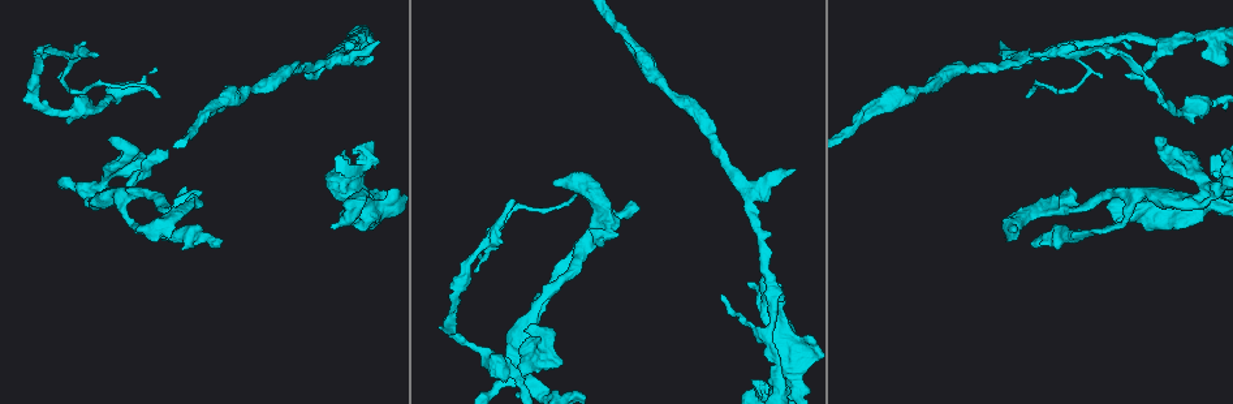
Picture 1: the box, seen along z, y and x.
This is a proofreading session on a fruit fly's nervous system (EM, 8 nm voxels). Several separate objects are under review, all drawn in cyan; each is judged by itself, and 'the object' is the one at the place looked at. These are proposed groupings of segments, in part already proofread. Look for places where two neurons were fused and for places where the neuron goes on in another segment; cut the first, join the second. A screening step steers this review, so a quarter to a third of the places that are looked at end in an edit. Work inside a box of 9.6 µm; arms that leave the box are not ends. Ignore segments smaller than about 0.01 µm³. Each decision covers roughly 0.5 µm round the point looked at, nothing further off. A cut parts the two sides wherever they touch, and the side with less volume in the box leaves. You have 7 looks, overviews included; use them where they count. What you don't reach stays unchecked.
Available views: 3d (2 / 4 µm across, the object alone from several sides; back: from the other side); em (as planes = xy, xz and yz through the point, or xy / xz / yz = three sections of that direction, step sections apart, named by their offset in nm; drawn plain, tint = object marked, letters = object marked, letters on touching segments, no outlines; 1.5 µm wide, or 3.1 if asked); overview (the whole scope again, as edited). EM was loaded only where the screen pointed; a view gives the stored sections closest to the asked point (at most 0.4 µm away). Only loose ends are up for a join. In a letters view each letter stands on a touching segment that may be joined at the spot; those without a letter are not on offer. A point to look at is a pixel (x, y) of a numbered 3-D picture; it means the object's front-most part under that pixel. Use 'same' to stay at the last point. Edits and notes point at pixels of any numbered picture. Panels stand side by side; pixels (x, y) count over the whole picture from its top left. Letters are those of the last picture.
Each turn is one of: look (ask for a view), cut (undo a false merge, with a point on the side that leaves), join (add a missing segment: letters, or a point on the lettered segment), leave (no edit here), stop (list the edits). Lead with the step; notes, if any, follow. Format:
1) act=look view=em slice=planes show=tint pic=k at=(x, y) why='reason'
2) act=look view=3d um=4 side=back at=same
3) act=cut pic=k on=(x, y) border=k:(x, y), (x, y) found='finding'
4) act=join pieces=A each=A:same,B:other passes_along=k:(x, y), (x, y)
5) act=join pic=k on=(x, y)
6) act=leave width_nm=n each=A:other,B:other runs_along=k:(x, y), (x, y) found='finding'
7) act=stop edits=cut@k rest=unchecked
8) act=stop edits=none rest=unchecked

act=look view=em slice=xz step=4 show=tint pic=1 at=(512, 202) why='thin end'

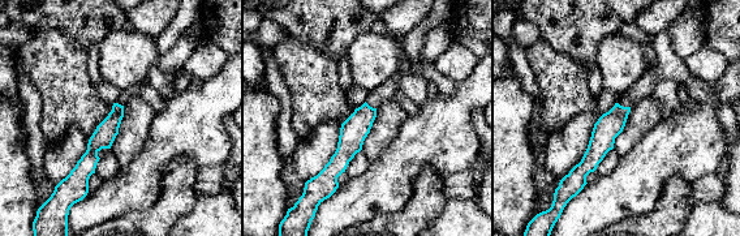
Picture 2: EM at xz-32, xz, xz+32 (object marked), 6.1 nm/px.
act=look view=em slice=planes show=tint at=same why='cut it another way'

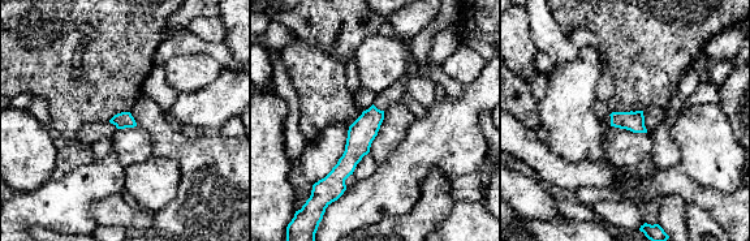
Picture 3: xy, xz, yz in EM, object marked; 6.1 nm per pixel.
act=look view=em slice=planes show=letters at=same why='what lies round it'

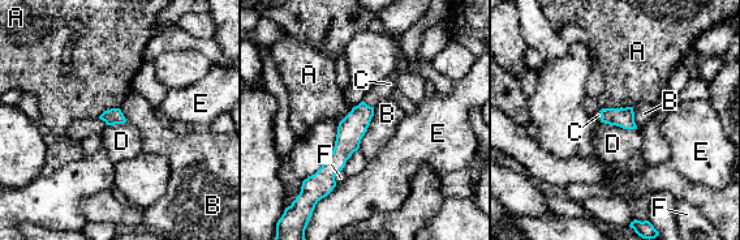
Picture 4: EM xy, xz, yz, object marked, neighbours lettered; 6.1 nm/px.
act=join pic=4 on=(384, 89) each=A:other,B:other,C:same,D:other,E:other,F:other passes_along=4:(352, 128), (366, 104), (384, 89) found='the neuron continues'

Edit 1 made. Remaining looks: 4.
act=look view=overview why='redraw'

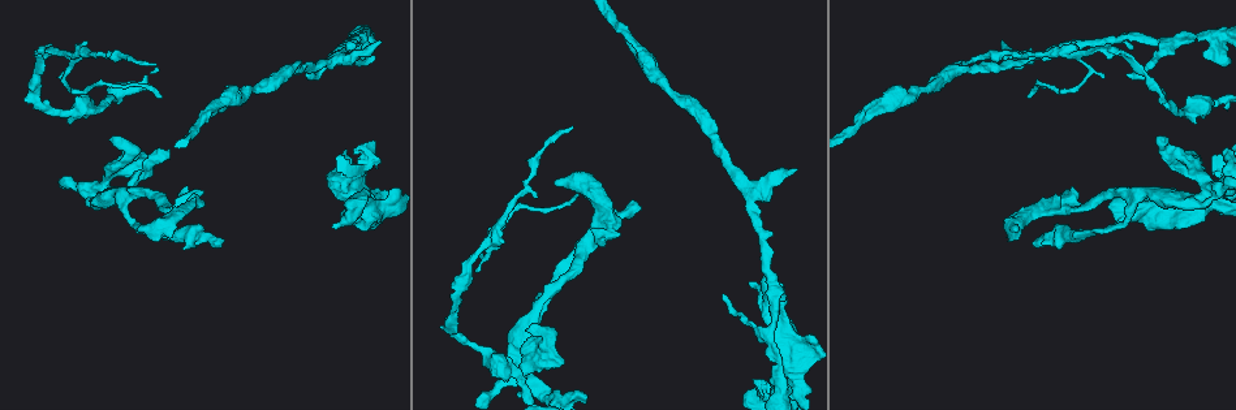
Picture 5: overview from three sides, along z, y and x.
act=look view=em slice=xy step=4 show=letters pic=5 at=(637, 205) why='branch stops here'

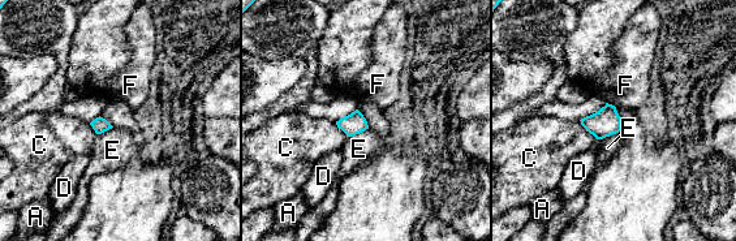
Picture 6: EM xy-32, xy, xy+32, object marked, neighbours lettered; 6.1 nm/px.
act=leave each=A:other,C:other,D:other,E:other,F:other border=6:(369, 128), (347, 137) found='none of them fits'

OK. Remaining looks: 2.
act=look view=em slice=planes show=letters pic=5 at=(726, 294) why='branch stops here'

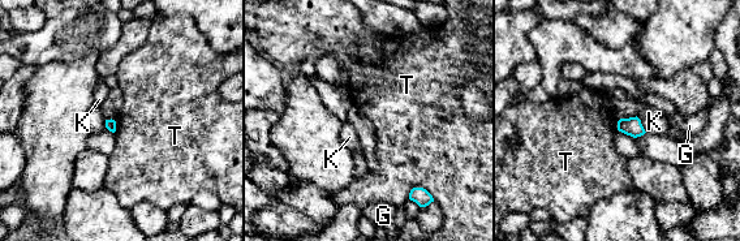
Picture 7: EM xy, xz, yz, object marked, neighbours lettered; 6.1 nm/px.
act=leave each=G:other,K:other,T:other border=7:(426, 189), (413, 188), (408, 198) found='none of them fits'

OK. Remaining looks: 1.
act=stop edits=join@4 rest=unchecked

